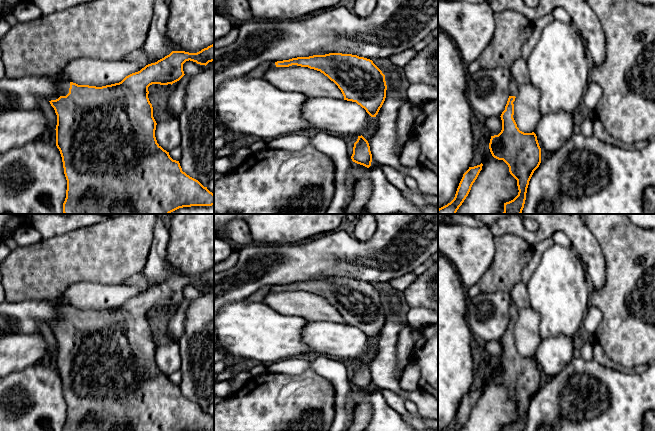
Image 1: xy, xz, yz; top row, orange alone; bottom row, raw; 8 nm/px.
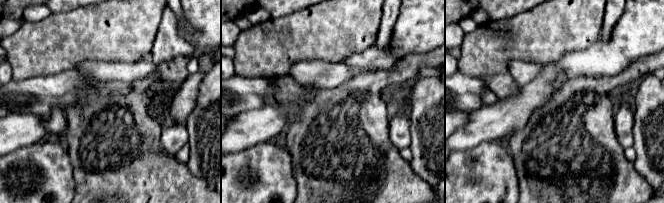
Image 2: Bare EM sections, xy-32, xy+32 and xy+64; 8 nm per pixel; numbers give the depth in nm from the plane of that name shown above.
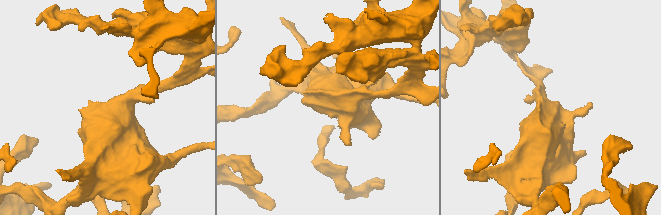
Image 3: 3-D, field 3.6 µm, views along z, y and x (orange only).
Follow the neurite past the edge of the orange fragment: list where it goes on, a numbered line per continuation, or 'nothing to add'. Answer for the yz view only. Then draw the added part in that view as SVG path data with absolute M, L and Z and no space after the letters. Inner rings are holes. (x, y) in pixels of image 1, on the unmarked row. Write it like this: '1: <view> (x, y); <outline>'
1: yz (513, 309); M511 302L509 306L509 320L517 320L519 308Z

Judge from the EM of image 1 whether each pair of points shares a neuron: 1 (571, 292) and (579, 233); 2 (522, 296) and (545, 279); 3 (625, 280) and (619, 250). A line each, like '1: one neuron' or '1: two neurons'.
1: two neurons
2: two neurons
3: one neuron

